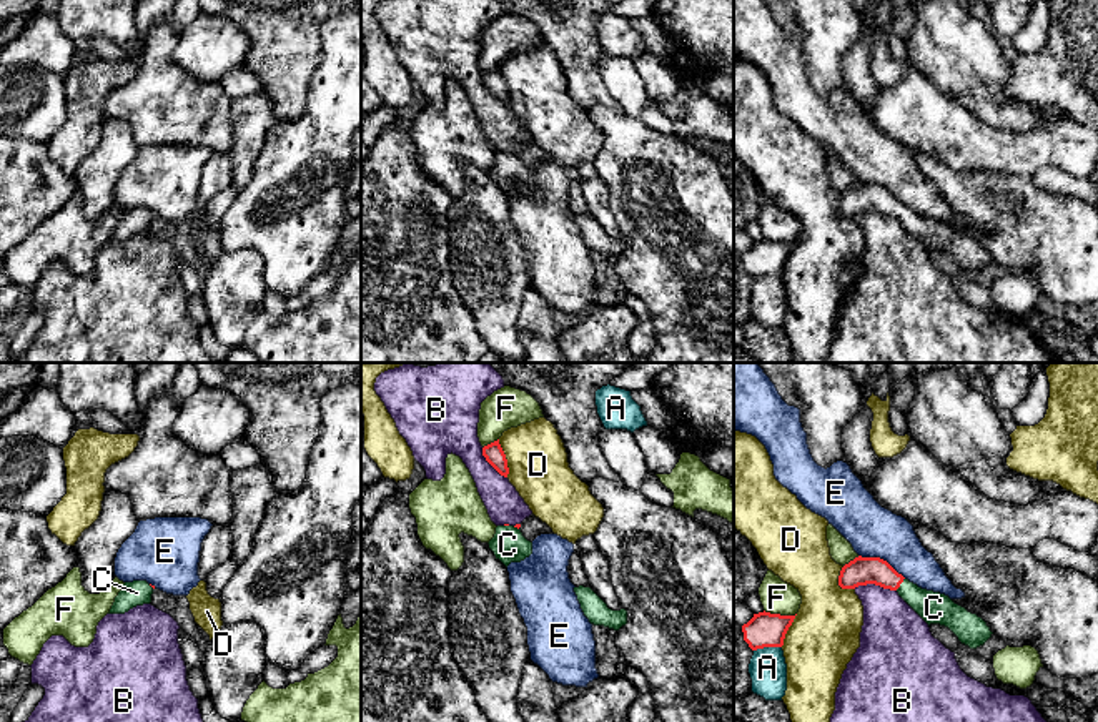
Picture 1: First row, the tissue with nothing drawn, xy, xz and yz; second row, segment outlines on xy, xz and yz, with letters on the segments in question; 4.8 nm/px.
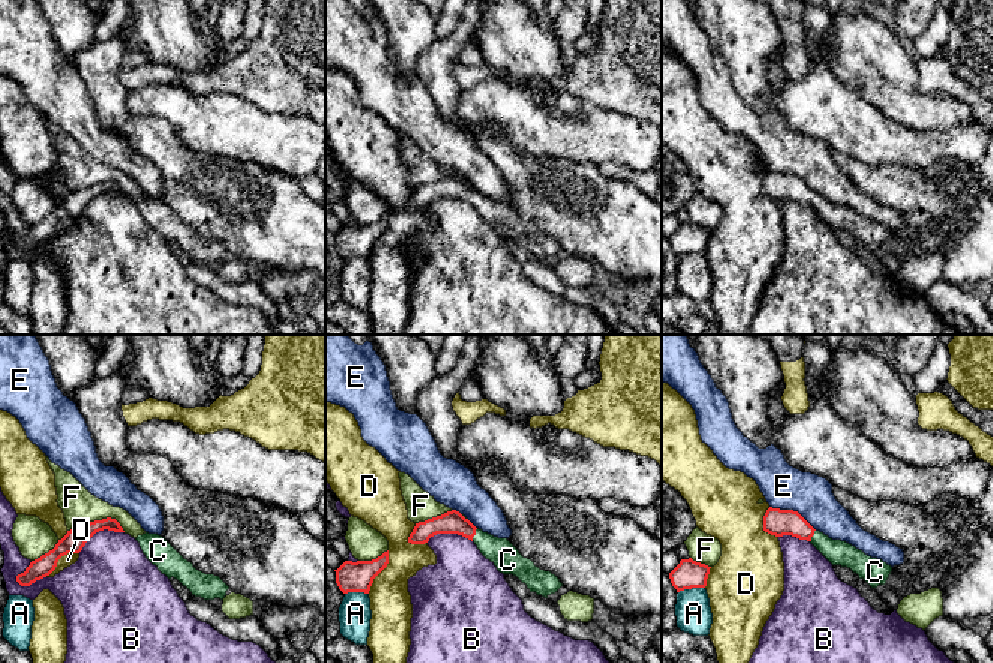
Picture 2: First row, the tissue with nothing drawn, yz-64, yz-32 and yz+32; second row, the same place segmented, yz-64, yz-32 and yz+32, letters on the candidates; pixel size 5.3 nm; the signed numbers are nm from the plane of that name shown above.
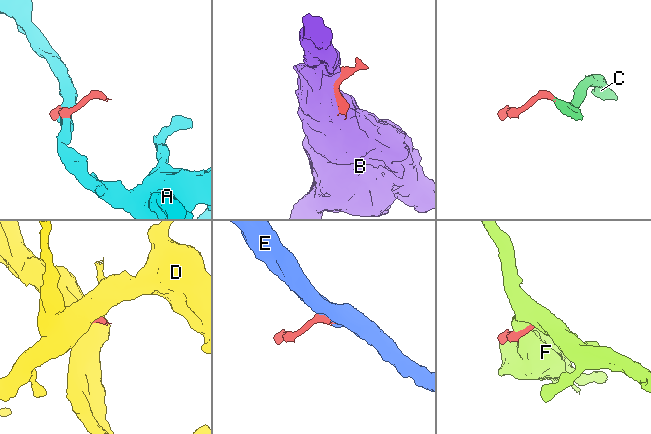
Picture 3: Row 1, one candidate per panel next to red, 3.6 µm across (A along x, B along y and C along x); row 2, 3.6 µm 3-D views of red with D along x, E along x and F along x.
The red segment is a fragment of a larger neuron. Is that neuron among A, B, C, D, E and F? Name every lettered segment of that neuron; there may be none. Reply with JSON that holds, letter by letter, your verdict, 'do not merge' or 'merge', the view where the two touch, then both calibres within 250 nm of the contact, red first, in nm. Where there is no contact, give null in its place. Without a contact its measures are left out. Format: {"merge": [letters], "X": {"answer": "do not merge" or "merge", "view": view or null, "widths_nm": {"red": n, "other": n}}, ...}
{"merge": ["C"], "A": {"answer": "do not merge", "view": "yz", "widths_nm": {"red": 170, "other": 180}}, "B": {"answer": "do not merge", "view": "yz", "widths_nm": {"red": 140, "other": 300}}, "C": {"answer": "merge", "view": "yz", "widths_nm": {"red": 140, "other": 160}}, "D": {"answer": "do not merge", "view": "xz", "widths_nm": {"red": 90, "other": 280}}, "E": {"answer": "do not merge", "view": "yz", "widths_nm": {"red": 140, "other": 260}}, "F": {"answer": "do not merge", "view": "yz", "widths_nm": {"red": 170, "other": 160}}}

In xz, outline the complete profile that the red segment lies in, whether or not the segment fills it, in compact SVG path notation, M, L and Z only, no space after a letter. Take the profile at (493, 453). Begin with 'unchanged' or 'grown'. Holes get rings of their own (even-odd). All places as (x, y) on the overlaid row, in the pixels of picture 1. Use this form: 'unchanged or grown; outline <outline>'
unchanged; outline M499 439L482 448L486 461L504 477L509 474L506 454L499 444Z

